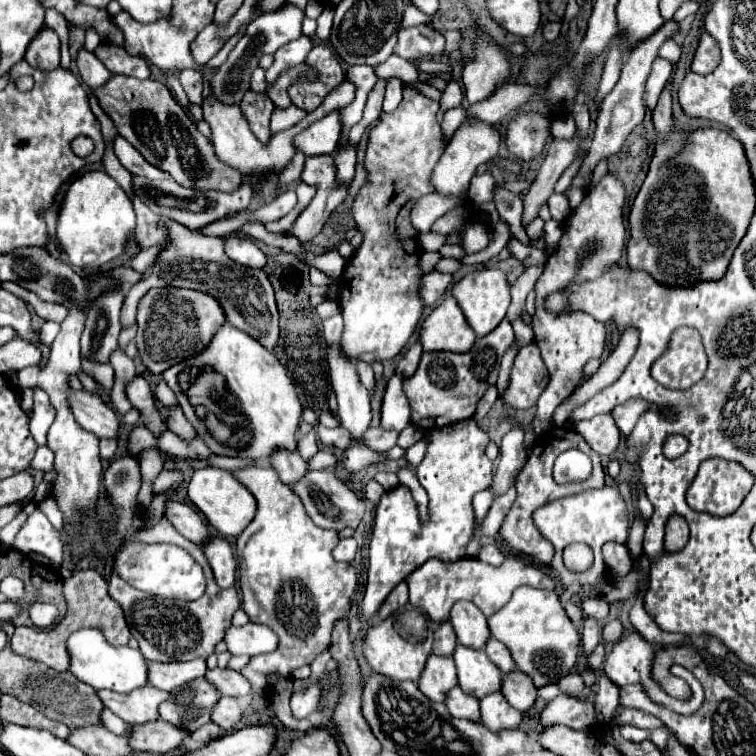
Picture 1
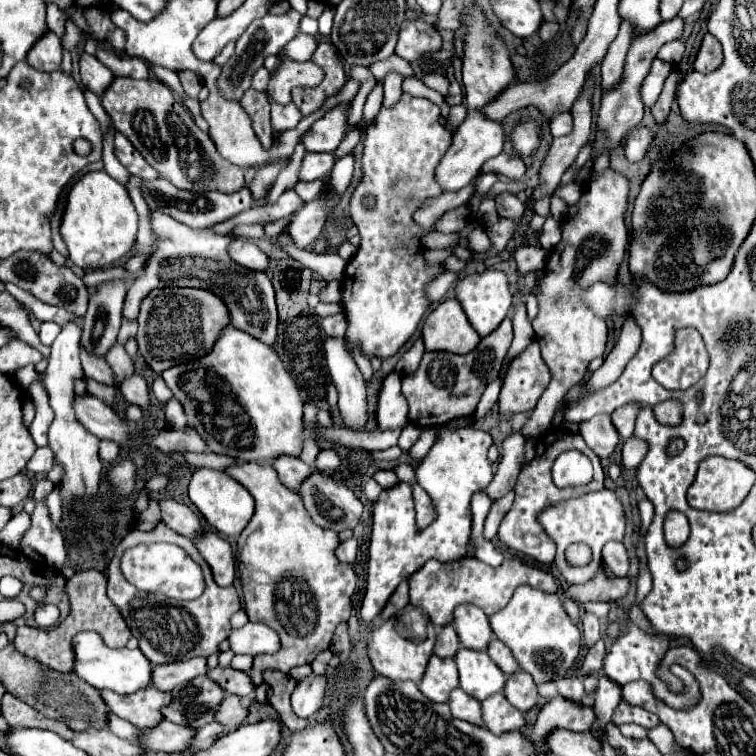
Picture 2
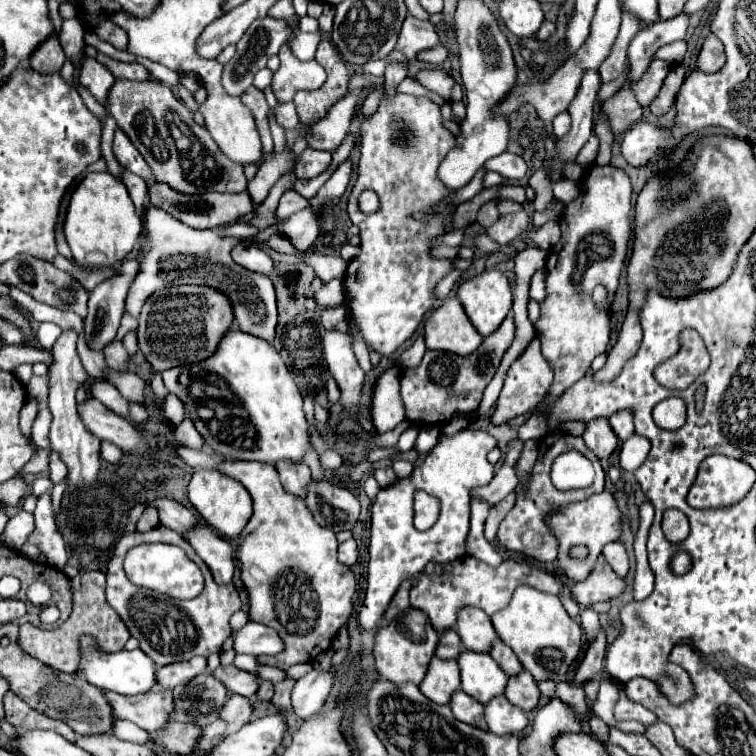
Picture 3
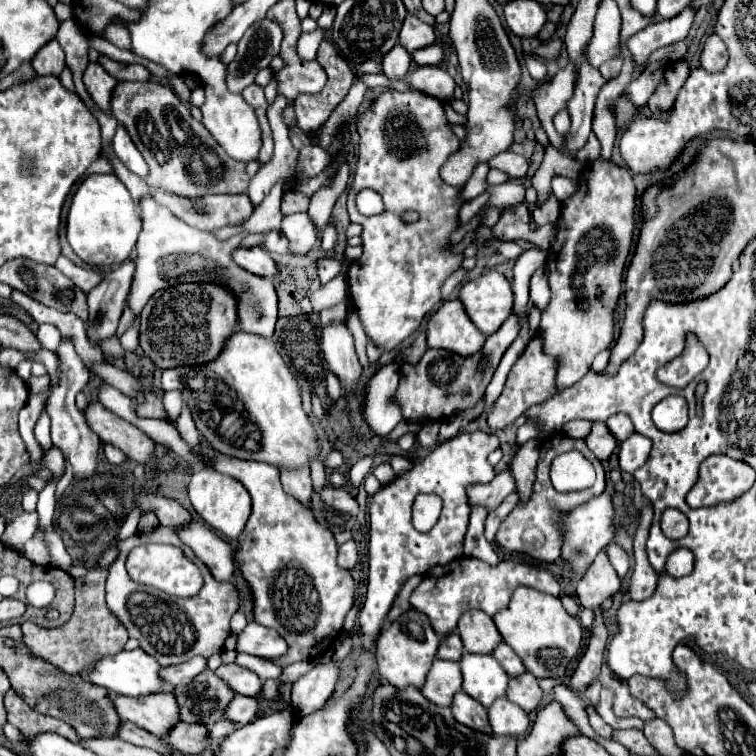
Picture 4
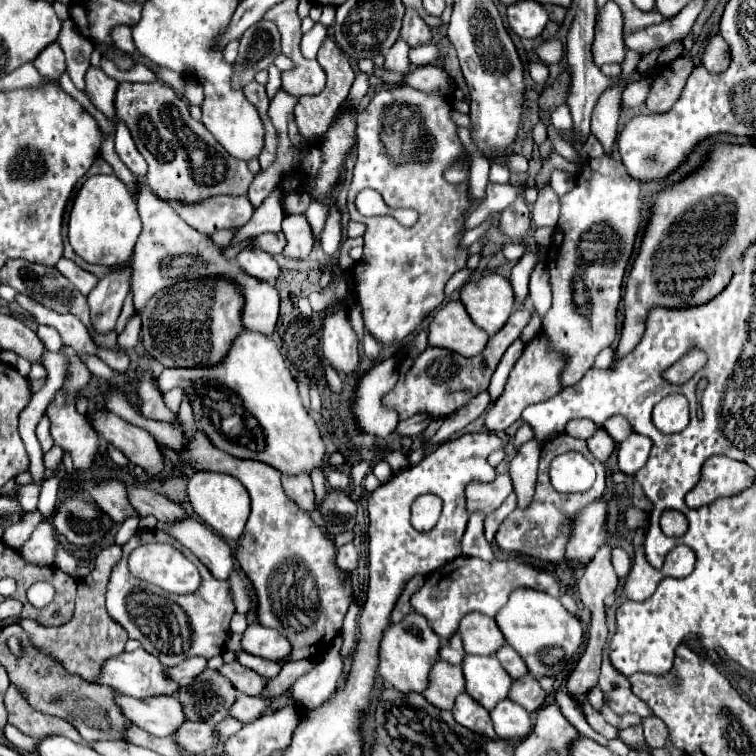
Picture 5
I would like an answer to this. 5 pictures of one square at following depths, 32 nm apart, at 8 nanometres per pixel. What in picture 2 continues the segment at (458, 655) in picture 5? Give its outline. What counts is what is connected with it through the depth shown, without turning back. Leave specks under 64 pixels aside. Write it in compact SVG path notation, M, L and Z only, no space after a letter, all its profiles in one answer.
M444 626L438 630L434 654L440 658L452 658L460 650L460 640L456 636L456 630L452 626Z

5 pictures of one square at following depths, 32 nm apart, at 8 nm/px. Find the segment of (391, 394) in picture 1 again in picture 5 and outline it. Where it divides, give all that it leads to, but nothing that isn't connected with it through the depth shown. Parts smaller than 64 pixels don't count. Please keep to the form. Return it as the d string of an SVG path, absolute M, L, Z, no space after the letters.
M392 358L376 362L360 378L352 398L352 412L362 434L386 438L396 430L398 414L382 406L382 396L396 384L396 380L398 380L398 370L396 370L396 360Z

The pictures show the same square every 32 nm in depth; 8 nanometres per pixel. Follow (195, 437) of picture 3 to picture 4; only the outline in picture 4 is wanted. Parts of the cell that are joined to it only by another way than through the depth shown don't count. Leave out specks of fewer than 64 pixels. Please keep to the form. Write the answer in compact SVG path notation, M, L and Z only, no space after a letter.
M184 404L180 416L178 416L178 430L180 430L180 436L186 440L188 446L196 446L198 440L200 440L200 434L196 432L196 426L194 426L194 420L192 420L192 414L188 412L188 406Z

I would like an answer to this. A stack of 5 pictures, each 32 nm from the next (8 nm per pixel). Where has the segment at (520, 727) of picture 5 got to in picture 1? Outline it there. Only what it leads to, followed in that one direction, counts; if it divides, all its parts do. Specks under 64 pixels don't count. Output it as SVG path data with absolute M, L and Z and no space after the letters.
M494 692L484 700L480 700L480 712L482 712L482 724L492 732L520 728L524 718L522 712L512 708L500 692Z

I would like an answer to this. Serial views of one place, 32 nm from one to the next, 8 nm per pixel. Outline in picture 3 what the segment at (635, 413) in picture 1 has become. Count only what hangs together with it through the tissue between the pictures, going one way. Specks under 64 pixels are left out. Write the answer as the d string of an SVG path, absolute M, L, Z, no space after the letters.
M620 410L620 412L612 414L610 416L610 426L620 440L626 440L634 434L634 422L632 422L632 414L628 410Z

